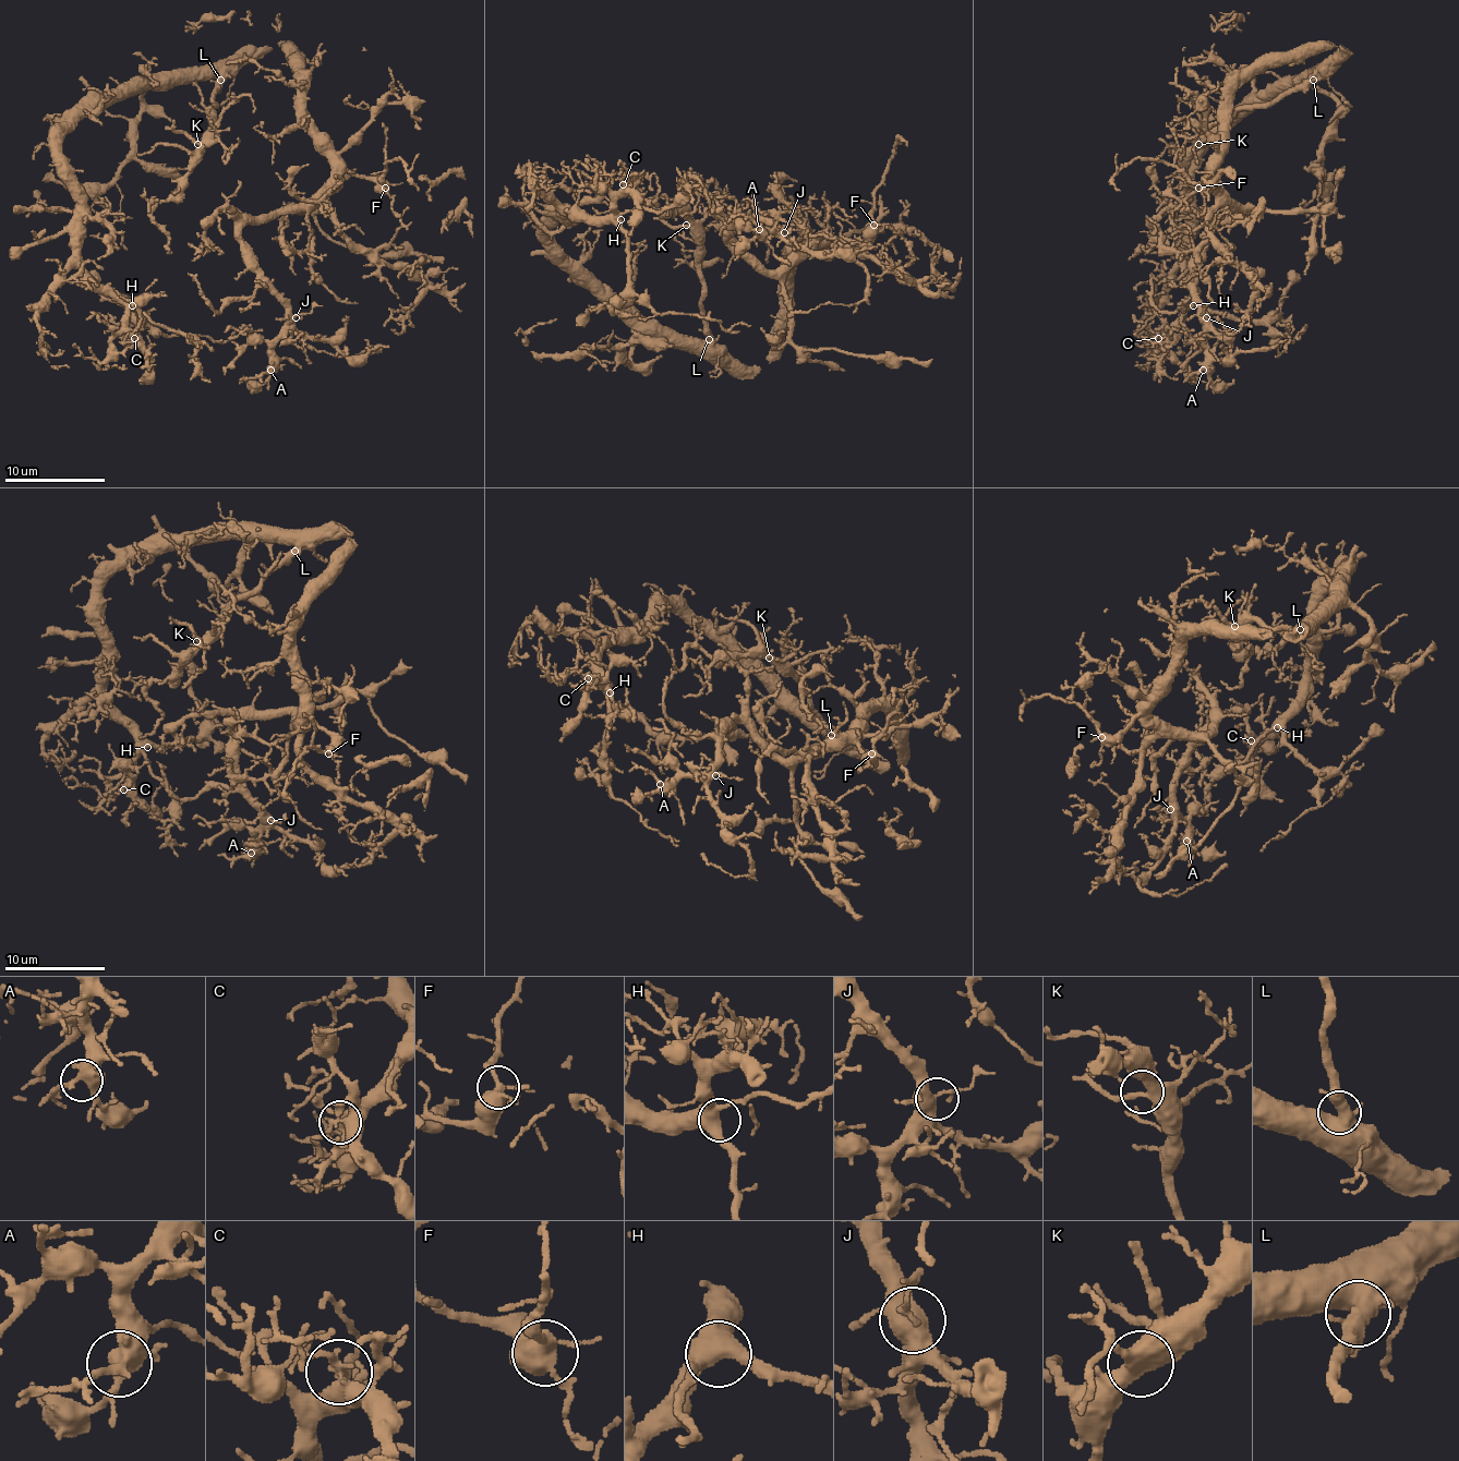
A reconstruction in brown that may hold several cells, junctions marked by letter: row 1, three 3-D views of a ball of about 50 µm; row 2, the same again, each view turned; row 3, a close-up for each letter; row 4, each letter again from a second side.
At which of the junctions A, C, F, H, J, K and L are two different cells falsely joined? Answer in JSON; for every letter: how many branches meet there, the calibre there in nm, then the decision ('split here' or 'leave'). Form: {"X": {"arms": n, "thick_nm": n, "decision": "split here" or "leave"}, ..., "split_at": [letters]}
{"A": {"arms": 4, "thick_nm": 480, "decision": "leave"}, "C": {"arms": 4, "thick_nm": 400, "decision": "leave"}, "F": {"arms": 4, "thick_nm": 500, "decision": "leave"}, "H": {"arms": 4, "thick_nm": 440, "decision": "leave"}, "J": {"arms": 5, "thick_nm": 500, "decision": "leave"}, "K": {"arms": 3, "thick_nm": 400, "decision": "leave"}, "L": {"arms": 4, "thick_nm": 480, "decision": "leave"}, "split_at": []}

